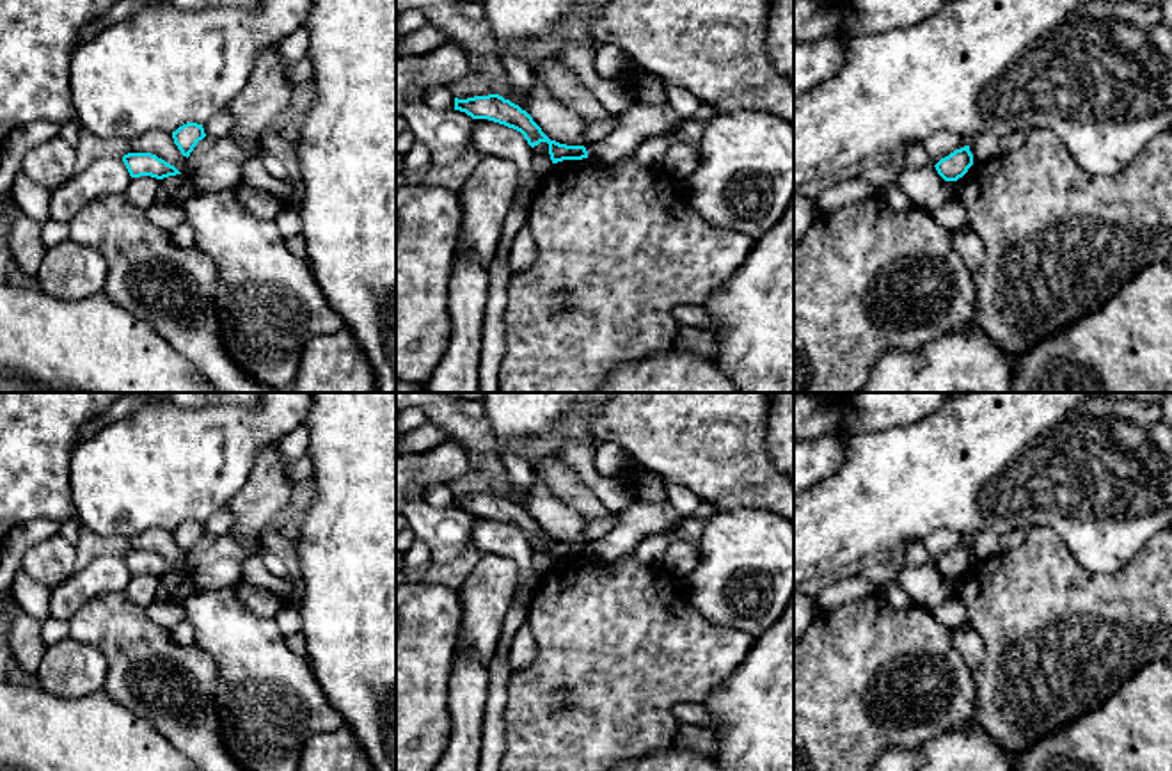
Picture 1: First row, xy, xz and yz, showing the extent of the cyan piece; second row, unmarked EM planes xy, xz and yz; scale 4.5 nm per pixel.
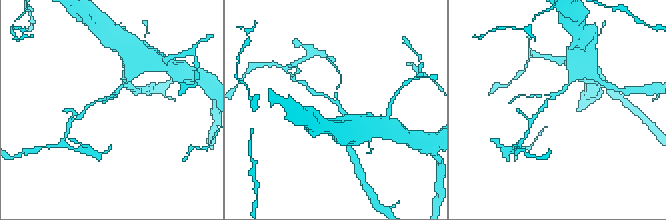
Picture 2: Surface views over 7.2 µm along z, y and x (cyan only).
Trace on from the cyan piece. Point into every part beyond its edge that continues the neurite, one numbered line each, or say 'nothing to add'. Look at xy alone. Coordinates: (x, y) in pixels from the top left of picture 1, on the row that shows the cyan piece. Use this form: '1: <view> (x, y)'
nothing to add

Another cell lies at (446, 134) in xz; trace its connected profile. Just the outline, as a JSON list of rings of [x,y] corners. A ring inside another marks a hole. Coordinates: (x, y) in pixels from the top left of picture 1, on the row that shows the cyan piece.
[[[424,98],[412,99],[403,119],[416,140],[430,149],[428,167],[449,167],[467,151],[474,119],[460,110],[435,110]]]

